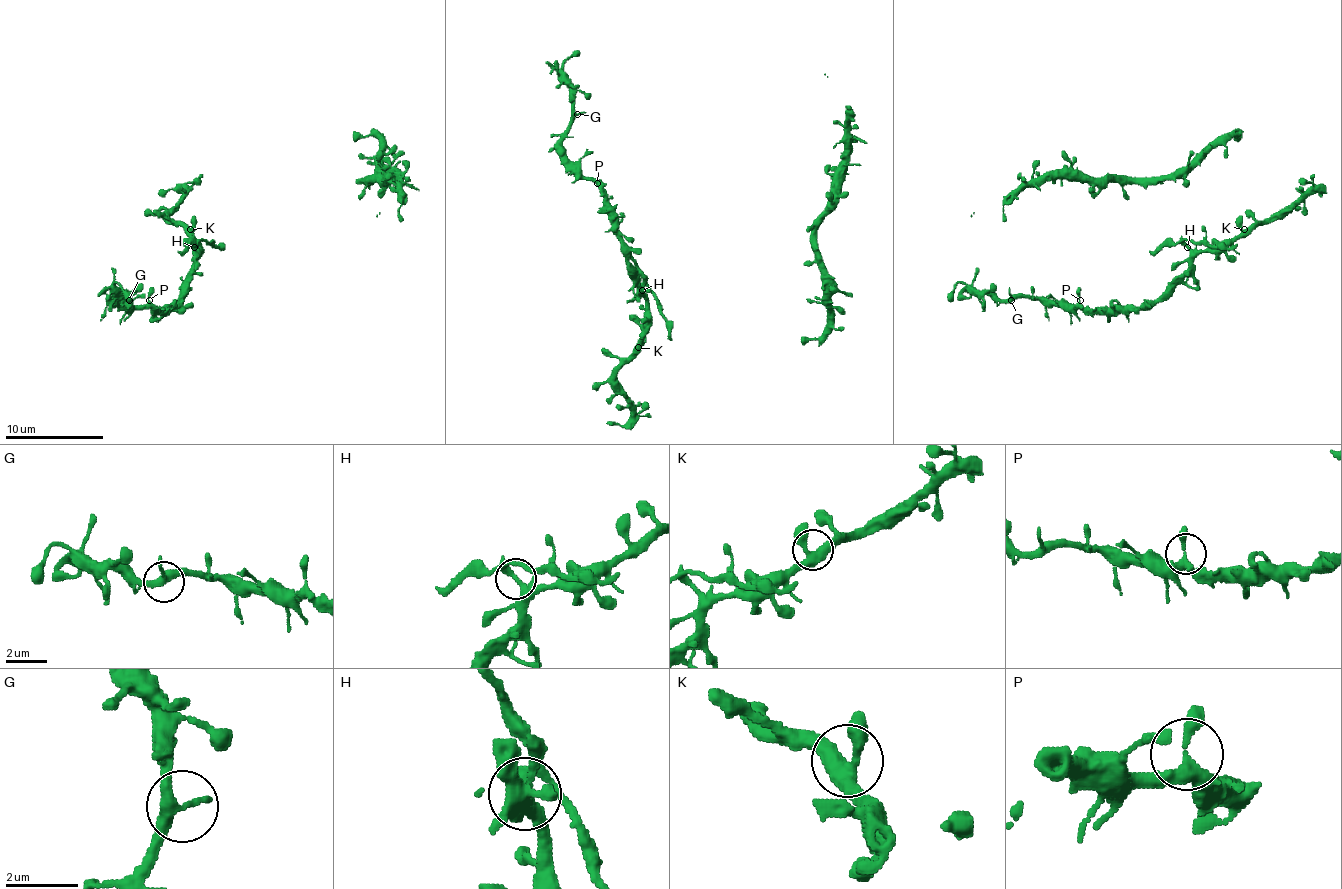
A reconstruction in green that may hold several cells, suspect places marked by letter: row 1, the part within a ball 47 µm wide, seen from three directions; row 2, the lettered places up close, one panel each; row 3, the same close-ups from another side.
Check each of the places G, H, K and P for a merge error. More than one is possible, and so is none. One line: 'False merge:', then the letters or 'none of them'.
False merge: H

